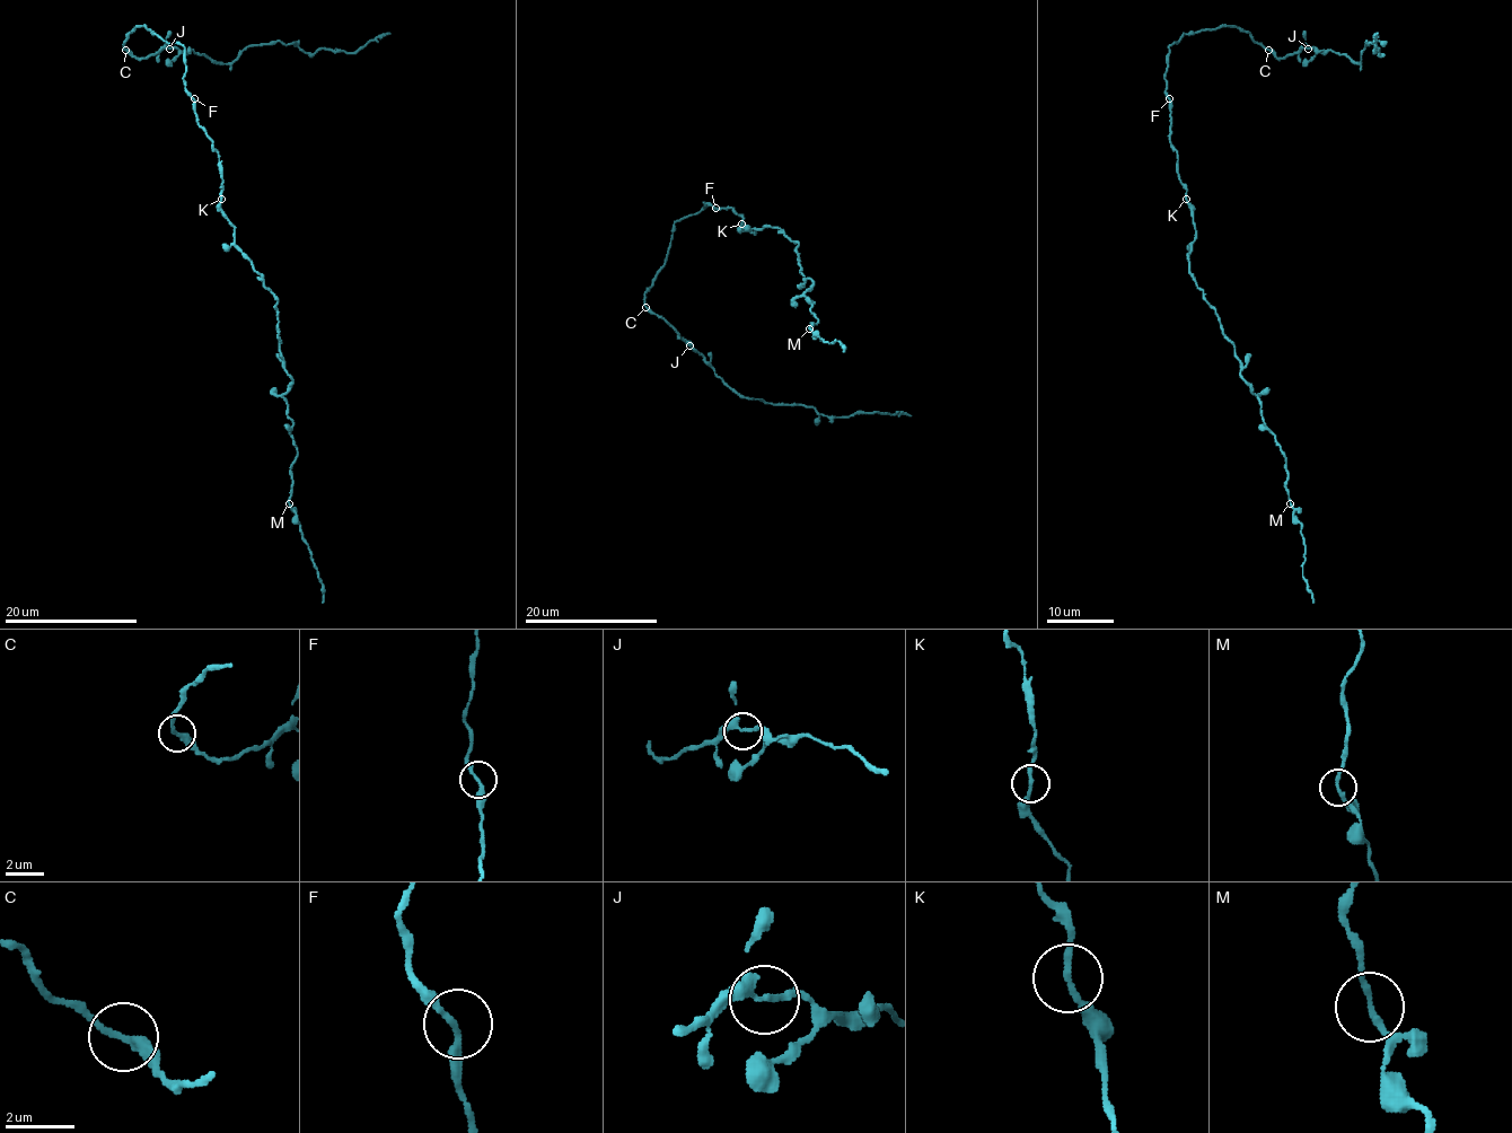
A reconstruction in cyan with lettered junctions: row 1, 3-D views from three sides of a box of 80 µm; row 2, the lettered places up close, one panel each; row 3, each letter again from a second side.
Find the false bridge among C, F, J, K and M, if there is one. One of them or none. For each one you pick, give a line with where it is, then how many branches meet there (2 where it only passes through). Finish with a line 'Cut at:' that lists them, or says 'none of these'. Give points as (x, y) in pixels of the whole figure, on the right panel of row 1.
Cut at: none of these

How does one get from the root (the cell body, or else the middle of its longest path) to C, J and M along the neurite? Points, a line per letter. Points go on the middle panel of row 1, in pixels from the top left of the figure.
C: (724, 209), (703, 202), (706, 204), (703, 209), (674, 224), (665, 264), (645, 293), (645, 307)
J: (724, 209), (703, 202), (706, 204), (703, 209), (674, 224), (665, 264), (645, 293), (645, 306), (691, 345)
M: (724, 209), (745, 230), (779, 227), (798, 244), (818, 318), (810, 328)

